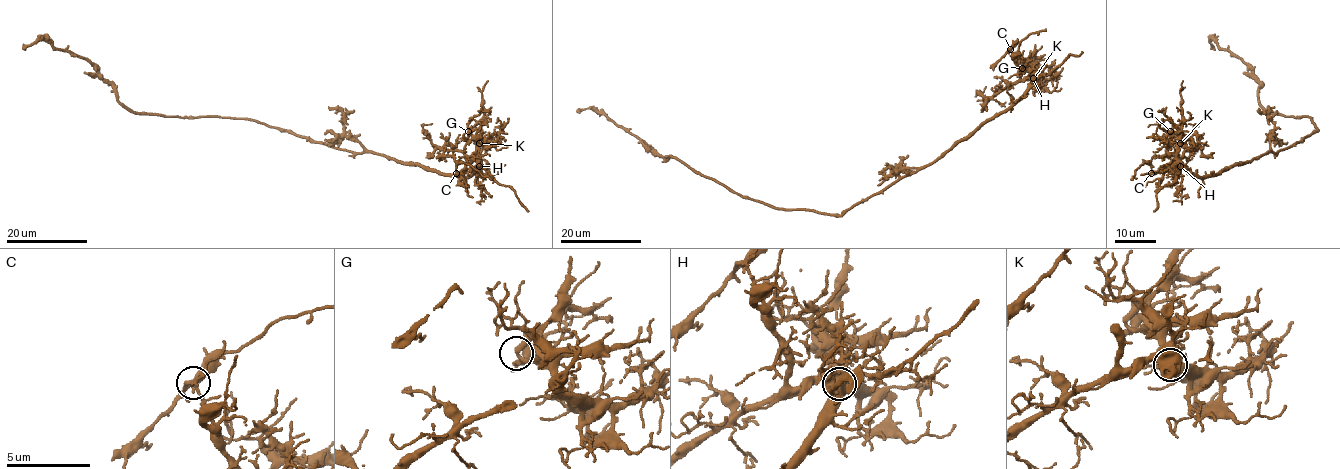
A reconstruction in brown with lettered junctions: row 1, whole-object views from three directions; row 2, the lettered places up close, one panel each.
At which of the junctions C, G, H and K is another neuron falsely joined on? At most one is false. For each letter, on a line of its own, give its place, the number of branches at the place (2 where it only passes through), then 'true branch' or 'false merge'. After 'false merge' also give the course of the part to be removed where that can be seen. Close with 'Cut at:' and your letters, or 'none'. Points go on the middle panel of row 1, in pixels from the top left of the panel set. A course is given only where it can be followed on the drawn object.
C: at (1010, 49); 3 branches meet; false merge; foreign part runs (1010, 49), (1031, 33), (1046, 30)
G: at (1022, 68); 3 branches meet; true branch
H: at (1033, 78); 3 branches meet; true branch
K: at (1033, 78); 3 branches meet; true branch
Cut at: C

